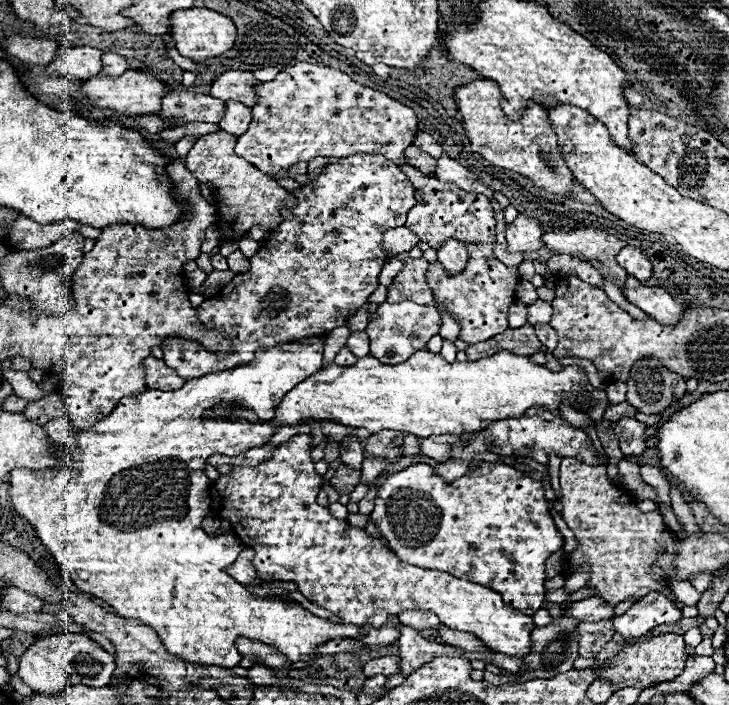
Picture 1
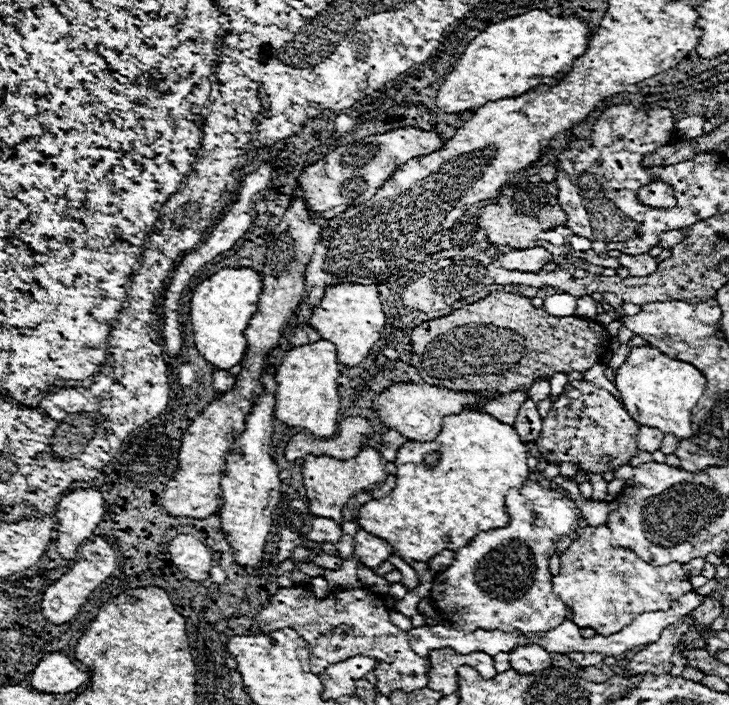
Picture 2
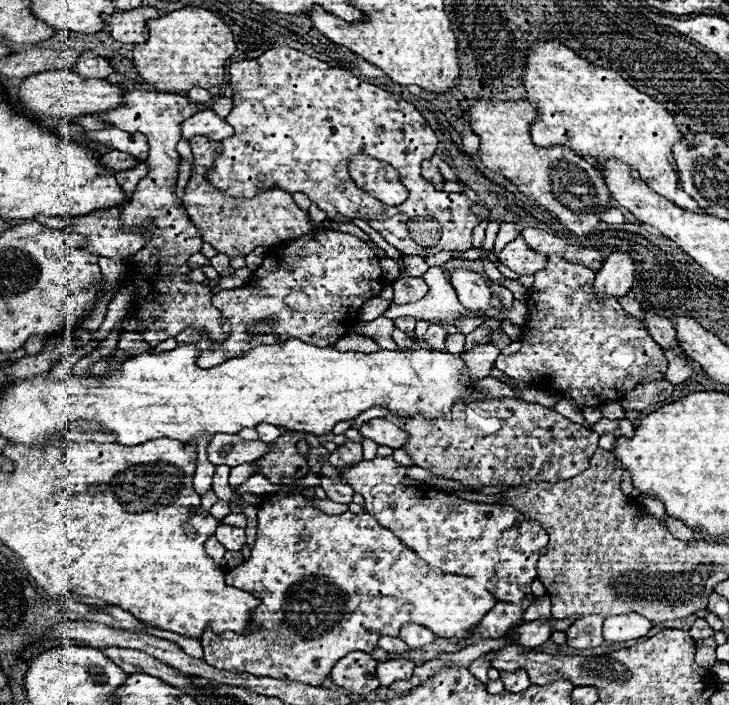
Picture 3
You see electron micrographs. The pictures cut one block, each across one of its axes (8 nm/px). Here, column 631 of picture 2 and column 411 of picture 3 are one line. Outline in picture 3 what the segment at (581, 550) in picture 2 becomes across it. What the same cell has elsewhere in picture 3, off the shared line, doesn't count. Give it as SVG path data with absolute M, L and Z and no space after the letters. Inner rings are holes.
M284 432L280 438L274 440L274 448L258 460L258 464L262 464L262 468L258 470L260 474L268 476L278 485L293 486L286 488L286 492L270 496L260 506L258 532L250 558L226 572L228 586L242 588L262 602L256 610L252 610L252 624L260 630L214 634L210 628L206 628L200 636L204 660L214 668L234 674L246 672L254 676L298 680L308 686L320 686L328 678L332 664L338 662L340 656L356 650L370 654L378 646L378 638L398 636L404 624L426 626L438 638L466 638L470 630L482 620L484 612L488 612L496 604L496 598L484 588L480 588L478 596L470 584L454 584L450 574L446 574L444 582L444 576L436 576L436 572L422 558L418 558L416 552L408 550L388 528L382 528L368 512L344 512L338 516L326 516L324 512L314 508L308 498L300 494L286 496L288 492L298 493L302 490L304 487L296 483L310 472L304 456L296 448L300 440L304 440L300 432Z

